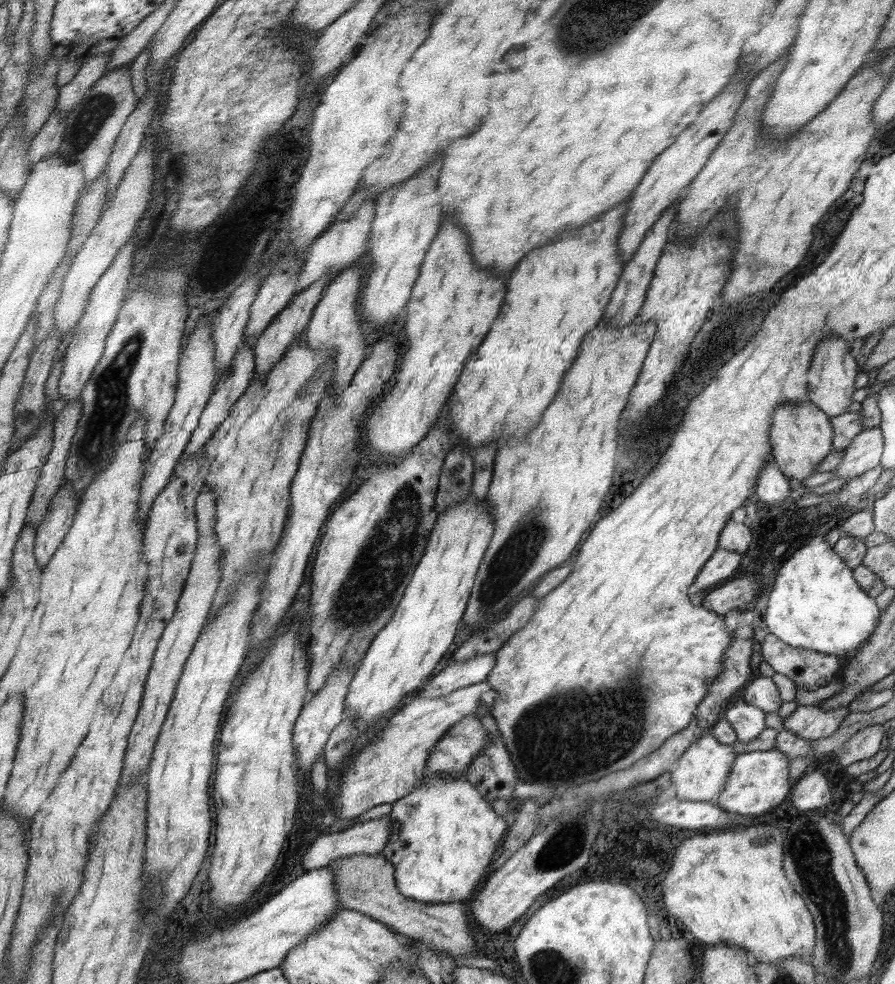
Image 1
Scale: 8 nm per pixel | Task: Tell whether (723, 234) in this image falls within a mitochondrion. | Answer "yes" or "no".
yes

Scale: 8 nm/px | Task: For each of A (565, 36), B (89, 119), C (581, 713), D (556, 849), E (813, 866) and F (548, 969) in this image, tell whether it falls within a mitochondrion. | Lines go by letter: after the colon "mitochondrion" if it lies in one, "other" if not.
A: mitochondrion
B: mitochondrion
C: mitochondrion
D: mitochondrion
E: mitochondrion
F: mitochondrion

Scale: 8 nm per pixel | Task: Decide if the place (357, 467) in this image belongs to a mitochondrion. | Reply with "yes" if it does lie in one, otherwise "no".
no

